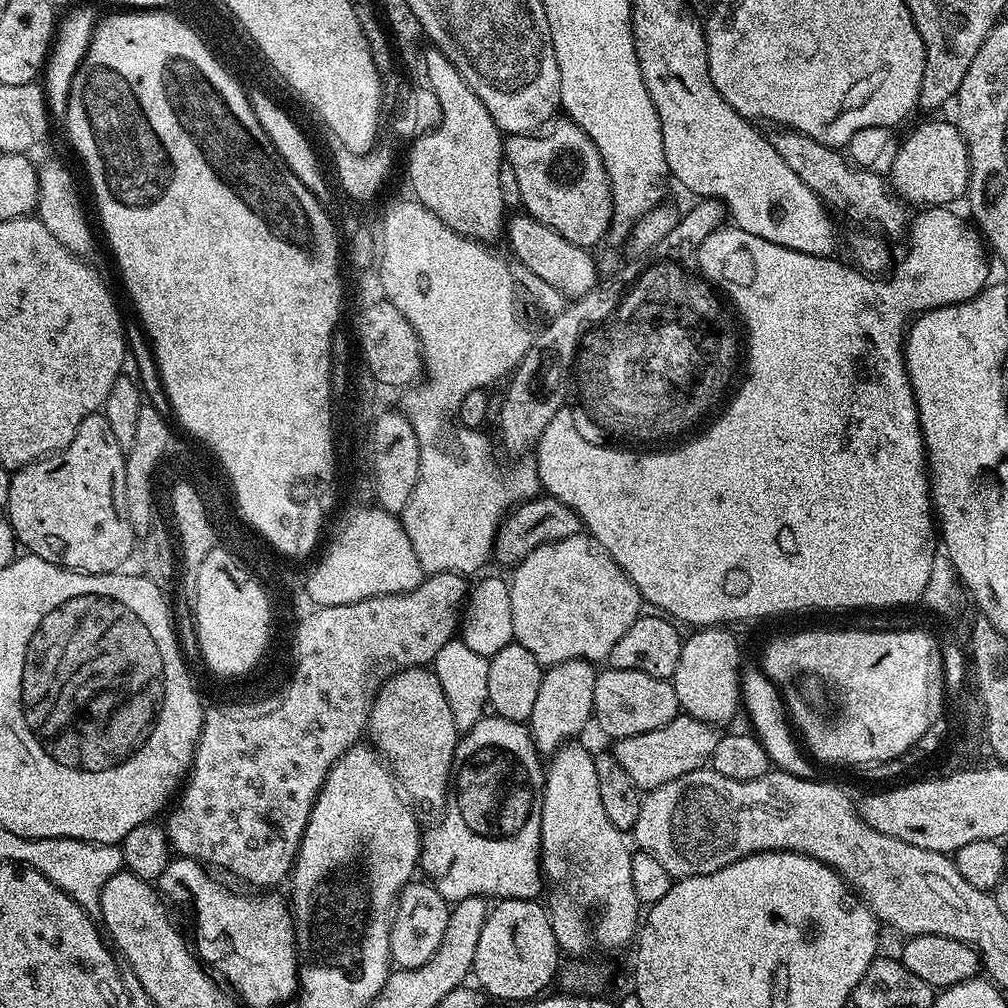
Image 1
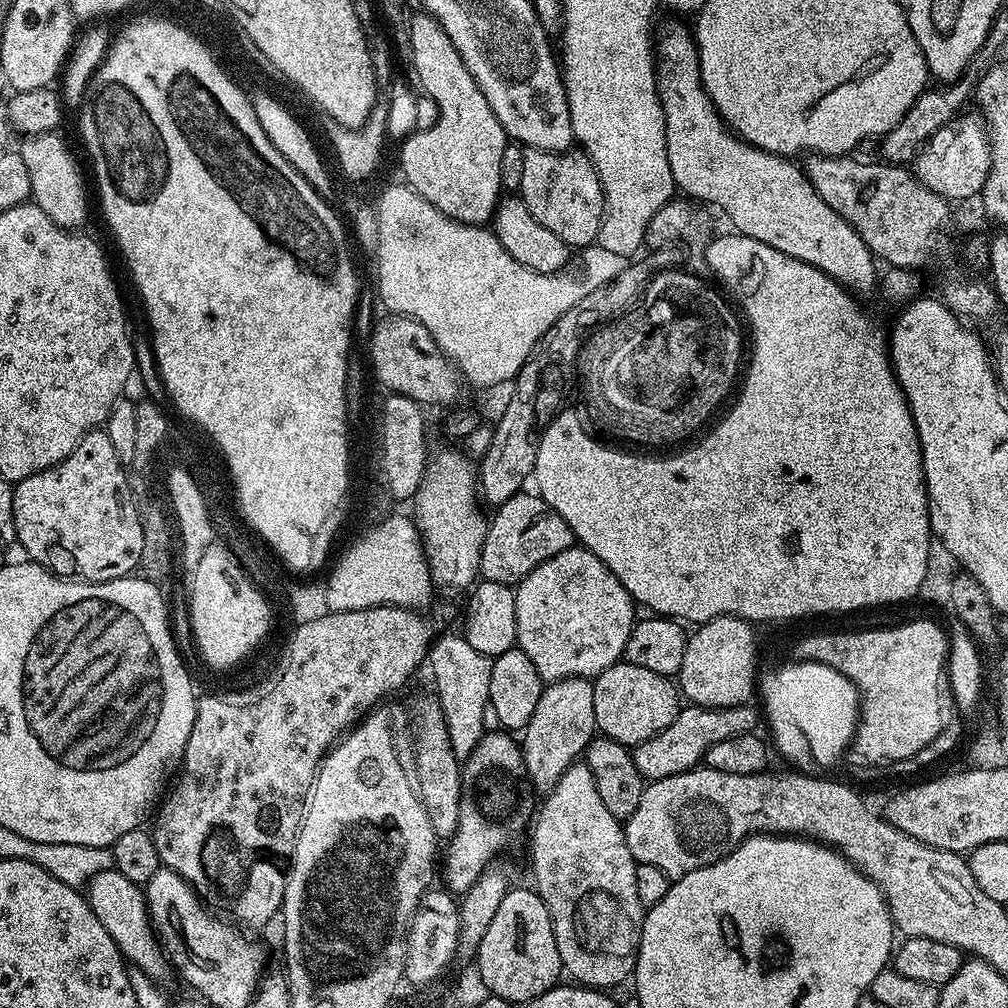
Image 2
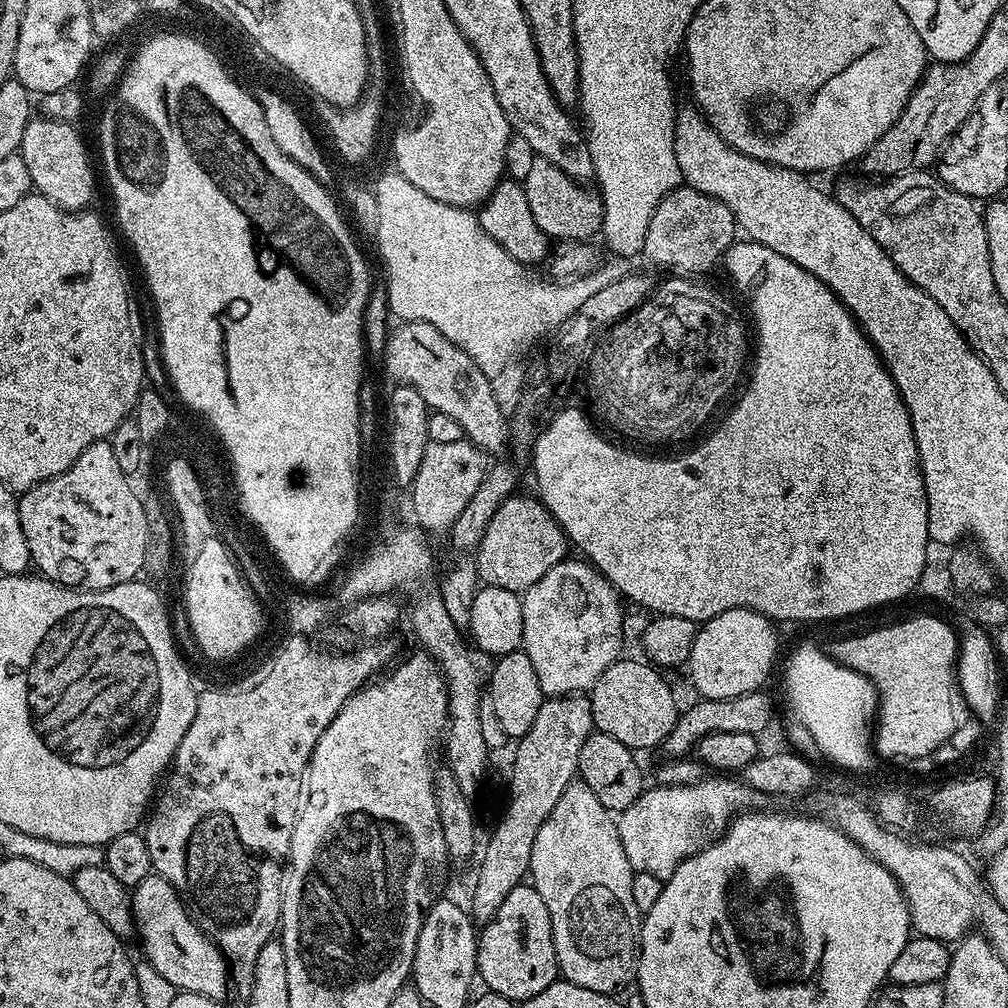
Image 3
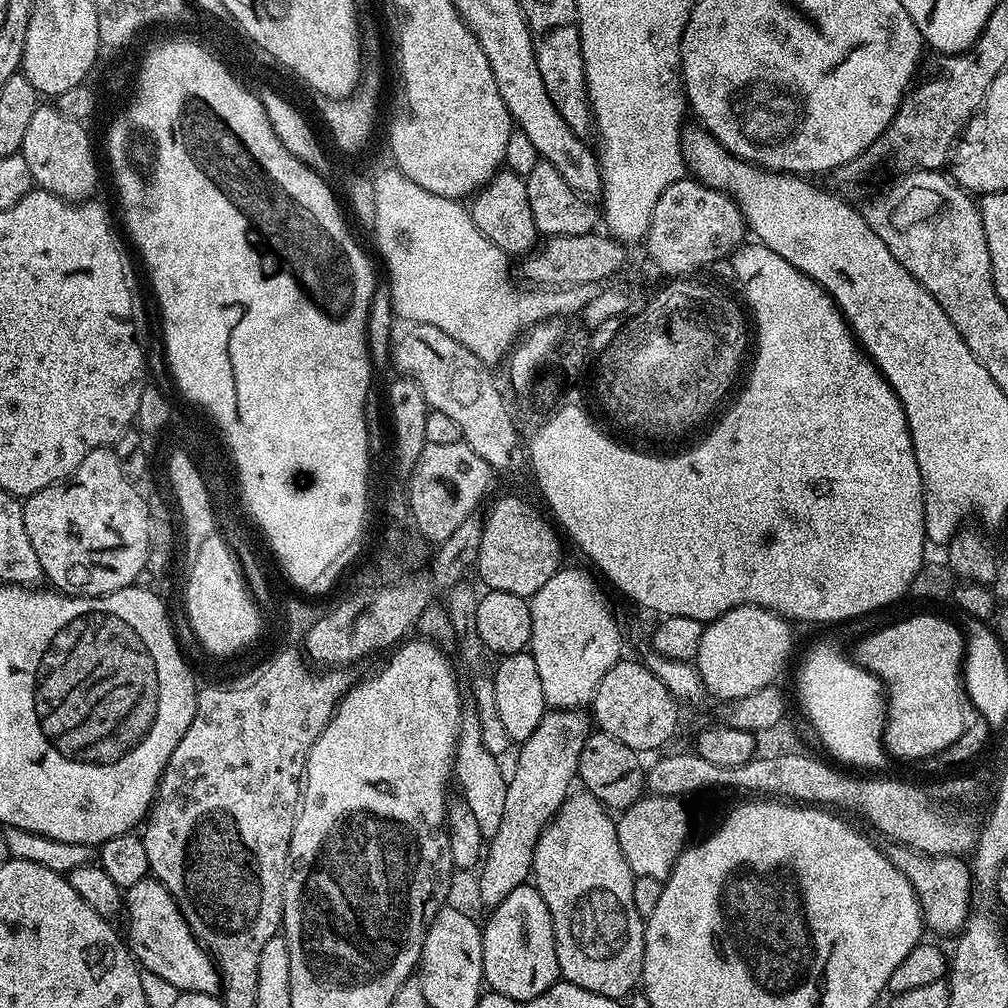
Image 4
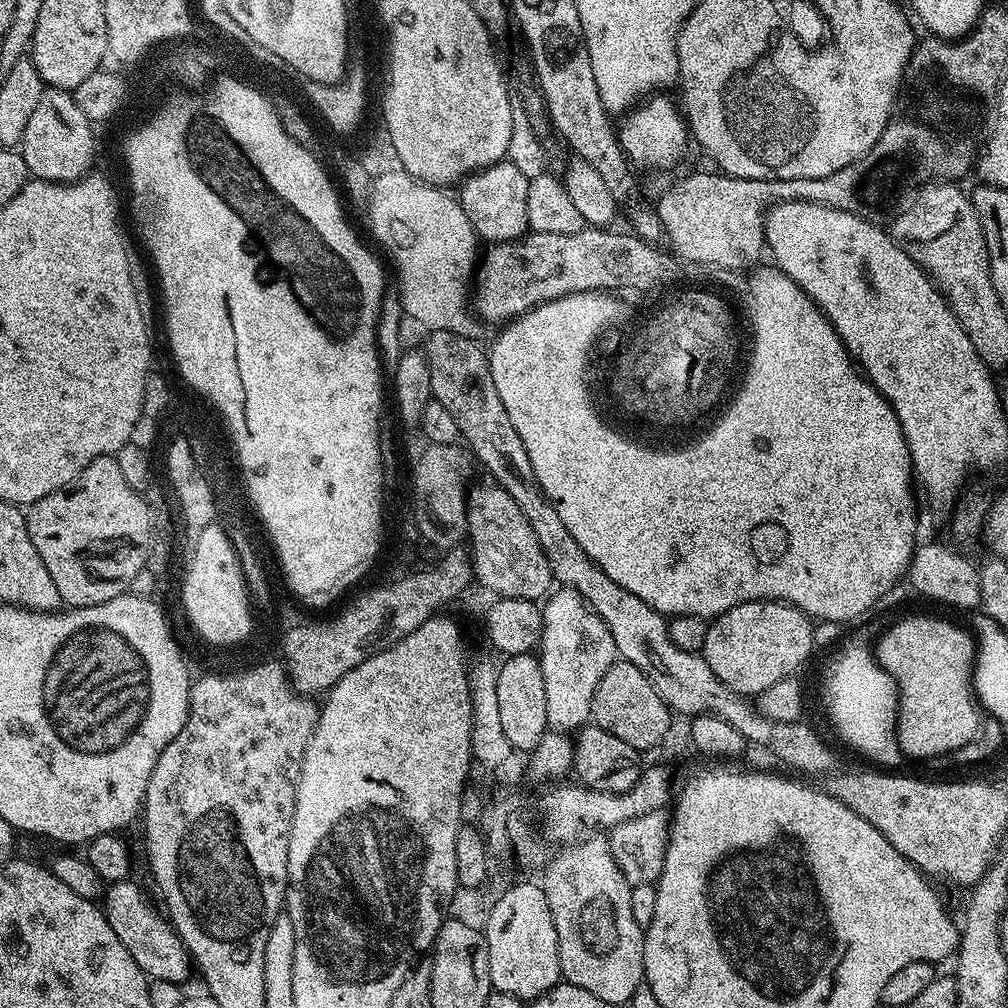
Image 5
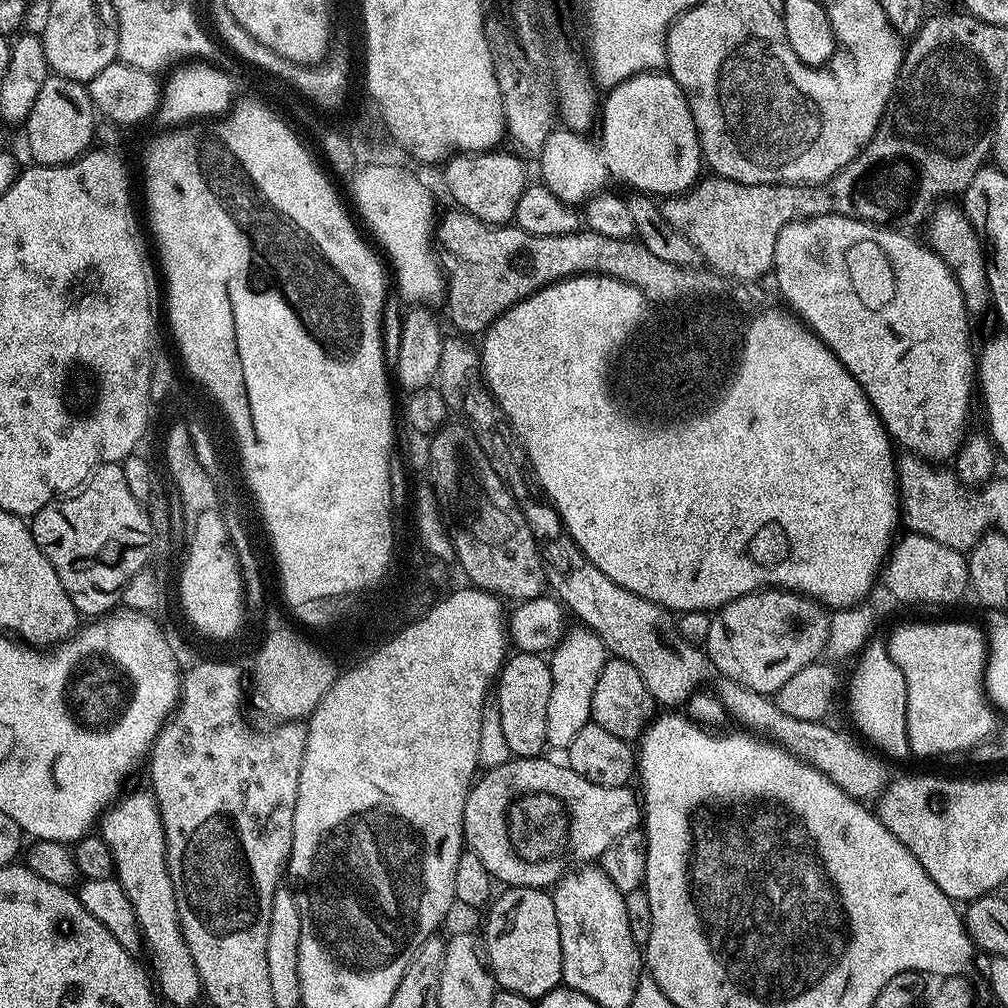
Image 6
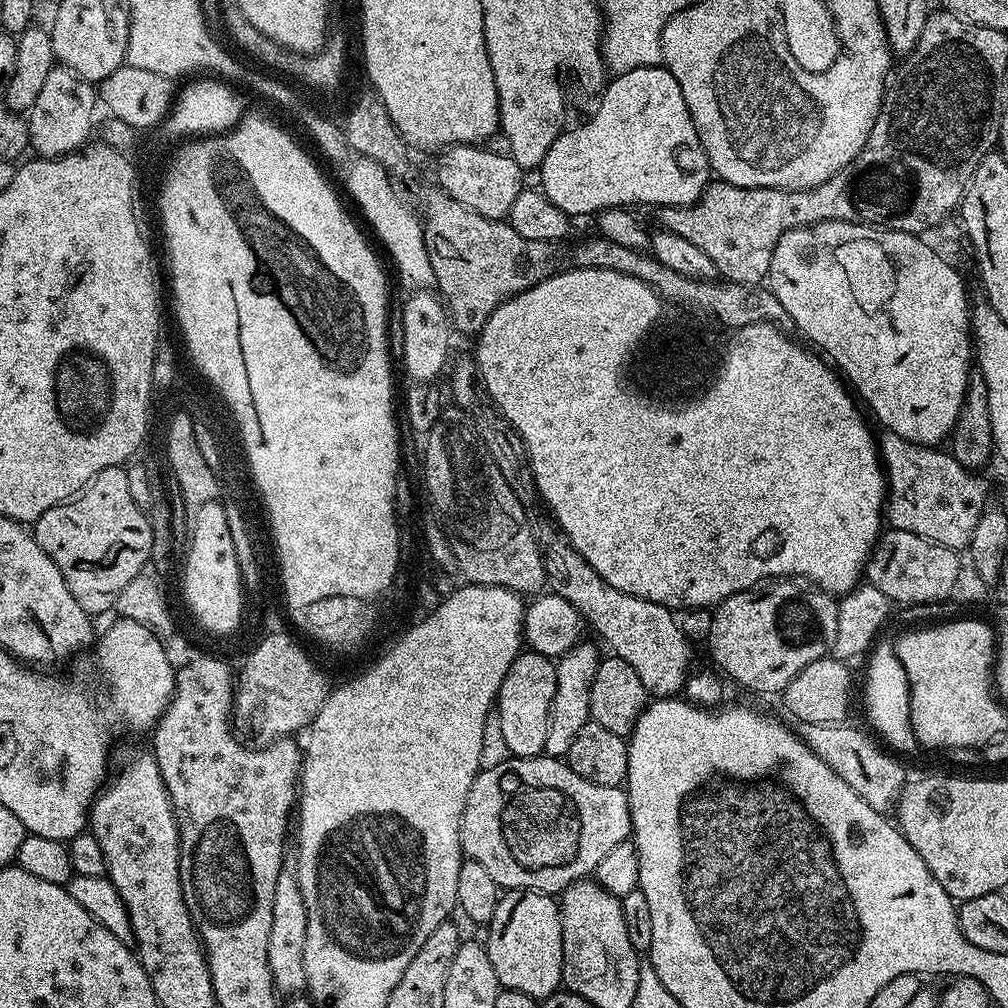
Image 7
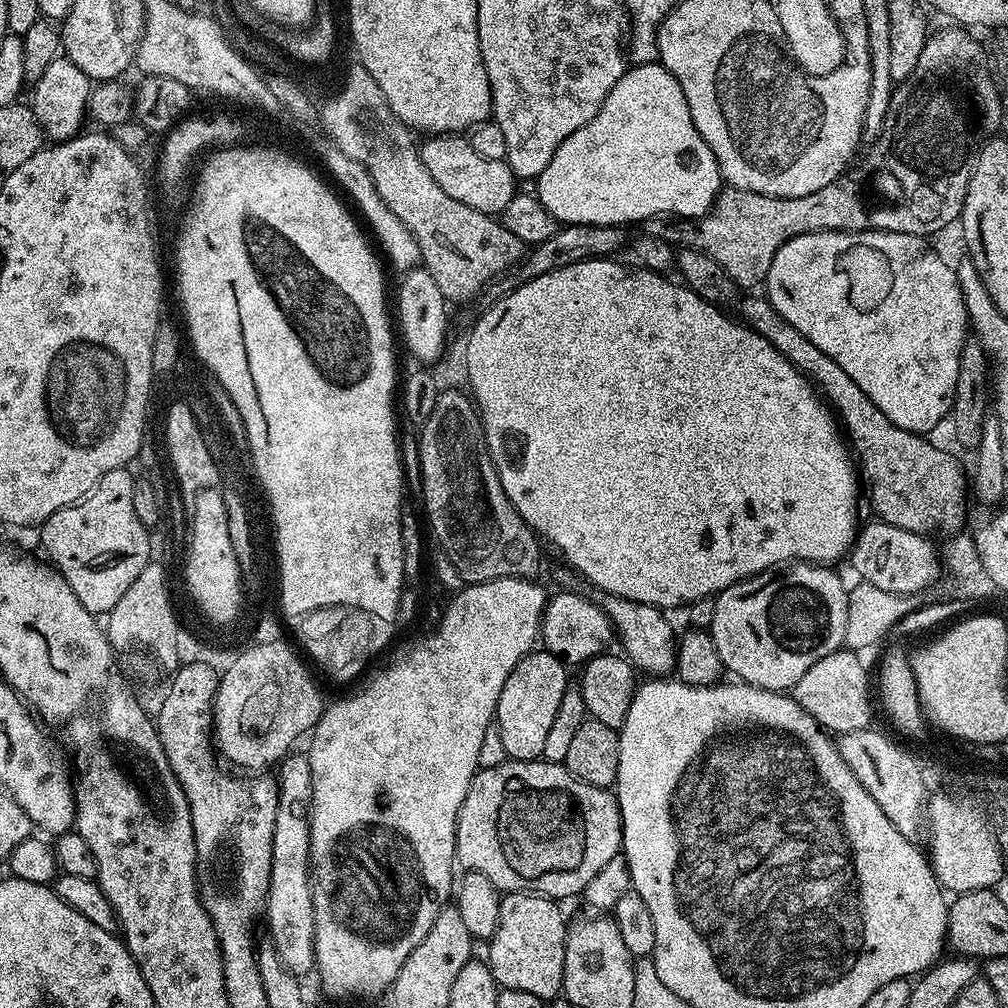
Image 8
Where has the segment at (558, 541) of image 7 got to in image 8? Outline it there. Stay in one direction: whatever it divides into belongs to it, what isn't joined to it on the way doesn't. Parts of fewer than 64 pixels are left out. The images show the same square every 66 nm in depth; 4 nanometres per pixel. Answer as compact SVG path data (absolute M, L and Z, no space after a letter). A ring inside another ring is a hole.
M607 594L601 595L598 603L605 614L611 618L618 644L620 640L621 646L624 647L623 655L633 668L641 673L648 672L644 674L652 678L667 677L675 669L678 636L670 626L667 615L661 609Z

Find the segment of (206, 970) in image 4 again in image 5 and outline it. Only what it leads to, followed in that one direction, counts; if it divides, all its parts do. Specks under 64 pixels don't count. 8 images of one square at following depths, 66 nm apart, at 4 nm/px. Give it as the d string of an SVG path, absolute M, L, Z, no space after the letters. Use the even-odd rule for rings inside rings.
M119 880L105 887L102 893L102 907L106 922L110 922L110 930L118 934L118 942L126 946L130 958L134 958L134 962L138 962L140 969L152 980L165 980L183 985L184 979L194 972L194 965L186 946L166 919L165 913L159 907L156 909L140 893L140 888L134 880Z

